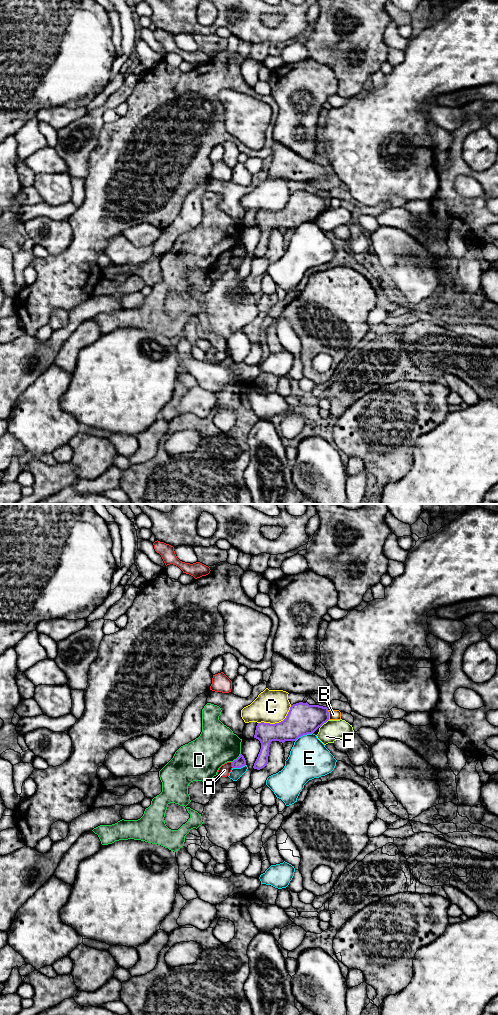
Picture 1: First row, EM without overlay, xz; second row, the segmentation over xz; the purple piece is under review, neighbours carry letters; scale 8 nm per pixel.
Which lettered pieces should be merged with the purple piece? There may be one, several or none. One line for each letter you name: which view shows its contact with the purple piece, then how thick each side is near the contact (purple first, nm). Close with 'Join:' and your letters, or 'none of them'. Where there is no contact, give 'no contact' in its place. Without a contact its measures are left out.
Join: none of them

